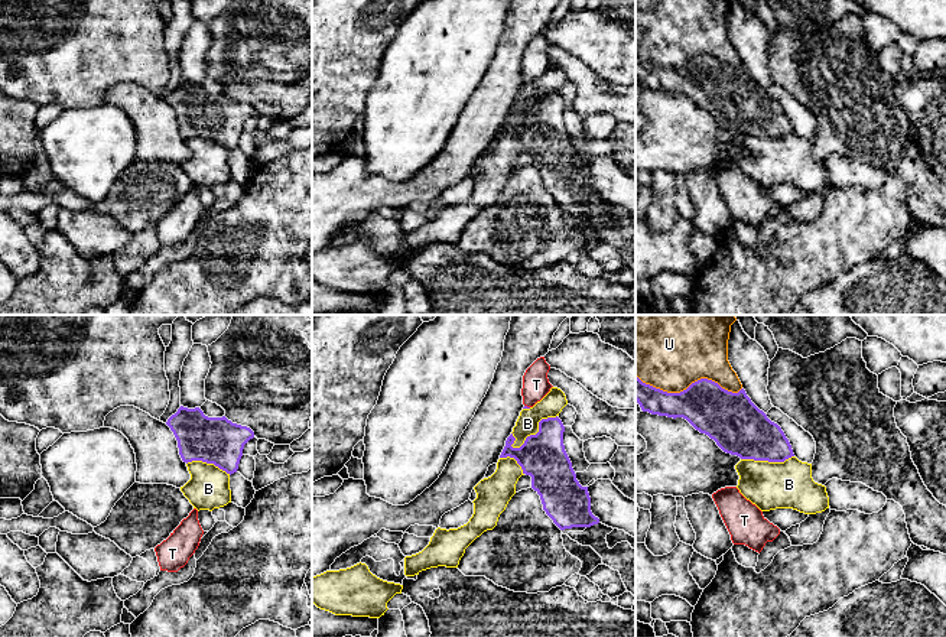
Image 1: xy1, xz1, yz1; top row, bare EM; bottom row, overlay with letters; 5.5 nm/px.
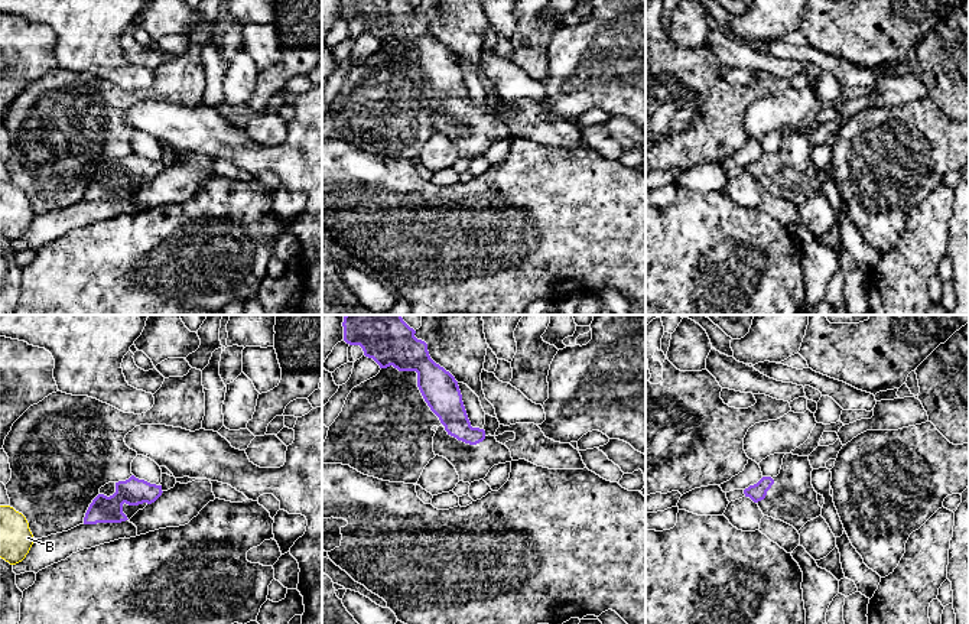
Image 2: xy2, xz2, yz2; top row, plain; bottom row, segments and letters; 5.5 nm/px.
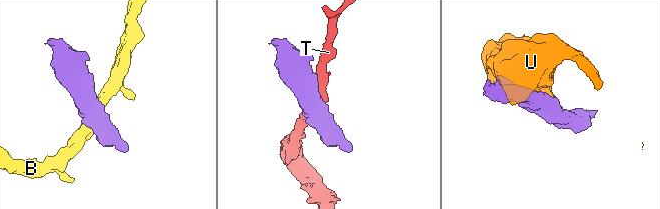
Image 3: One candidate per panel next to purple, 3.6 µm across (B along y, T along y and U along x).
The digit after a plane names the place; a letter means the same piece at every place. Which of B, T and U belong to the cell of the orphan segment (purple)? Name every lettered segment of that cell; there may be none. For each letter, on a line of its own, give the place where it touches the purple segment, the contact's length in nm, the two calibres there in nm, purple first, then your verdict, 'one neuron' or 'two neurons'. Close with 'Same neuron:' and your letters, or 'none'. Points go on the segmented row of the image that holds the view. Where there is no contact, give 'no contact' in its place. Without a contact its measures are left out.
B: xz1 (537, 432) | 320 nm | 260/130 nm | two neurons
T: xz1 (526, 406) | 40 nm | 20/150 nm | two neurons
U: yz1 (689, 386) | 600 nm | 280/480 nm | two neurons
Same neuron: none

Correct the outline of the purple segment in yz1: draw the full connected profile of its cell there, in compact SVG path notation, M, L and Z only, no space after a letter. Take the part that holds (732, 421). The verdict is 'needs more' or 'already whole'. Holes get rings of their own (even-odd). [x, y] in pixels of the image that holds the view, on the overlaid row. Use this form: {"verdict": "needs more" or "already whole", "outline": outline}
{"verdict": "already whole", "outline": "M635 376L635 402L643 412L686 419L724 452L741 459L784 462L794 456L781 428L751 402L744 389L732 393L700 378L680 393L667 393Z"}

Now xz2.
{"verdict": "needs more", "outline": "M345 315L342 326L344 341L360 345L364 355L373 358L380 368L393 365L399 371L417 373L417 387L442 423L433 436L433 452L455 467L459 481L471 484L484 480L494 465L513 461L510 449L495 436L487 436L484 429L471 426L458 381L430 358L427 344L414 337L416 331L403 321L401 315Z"}

